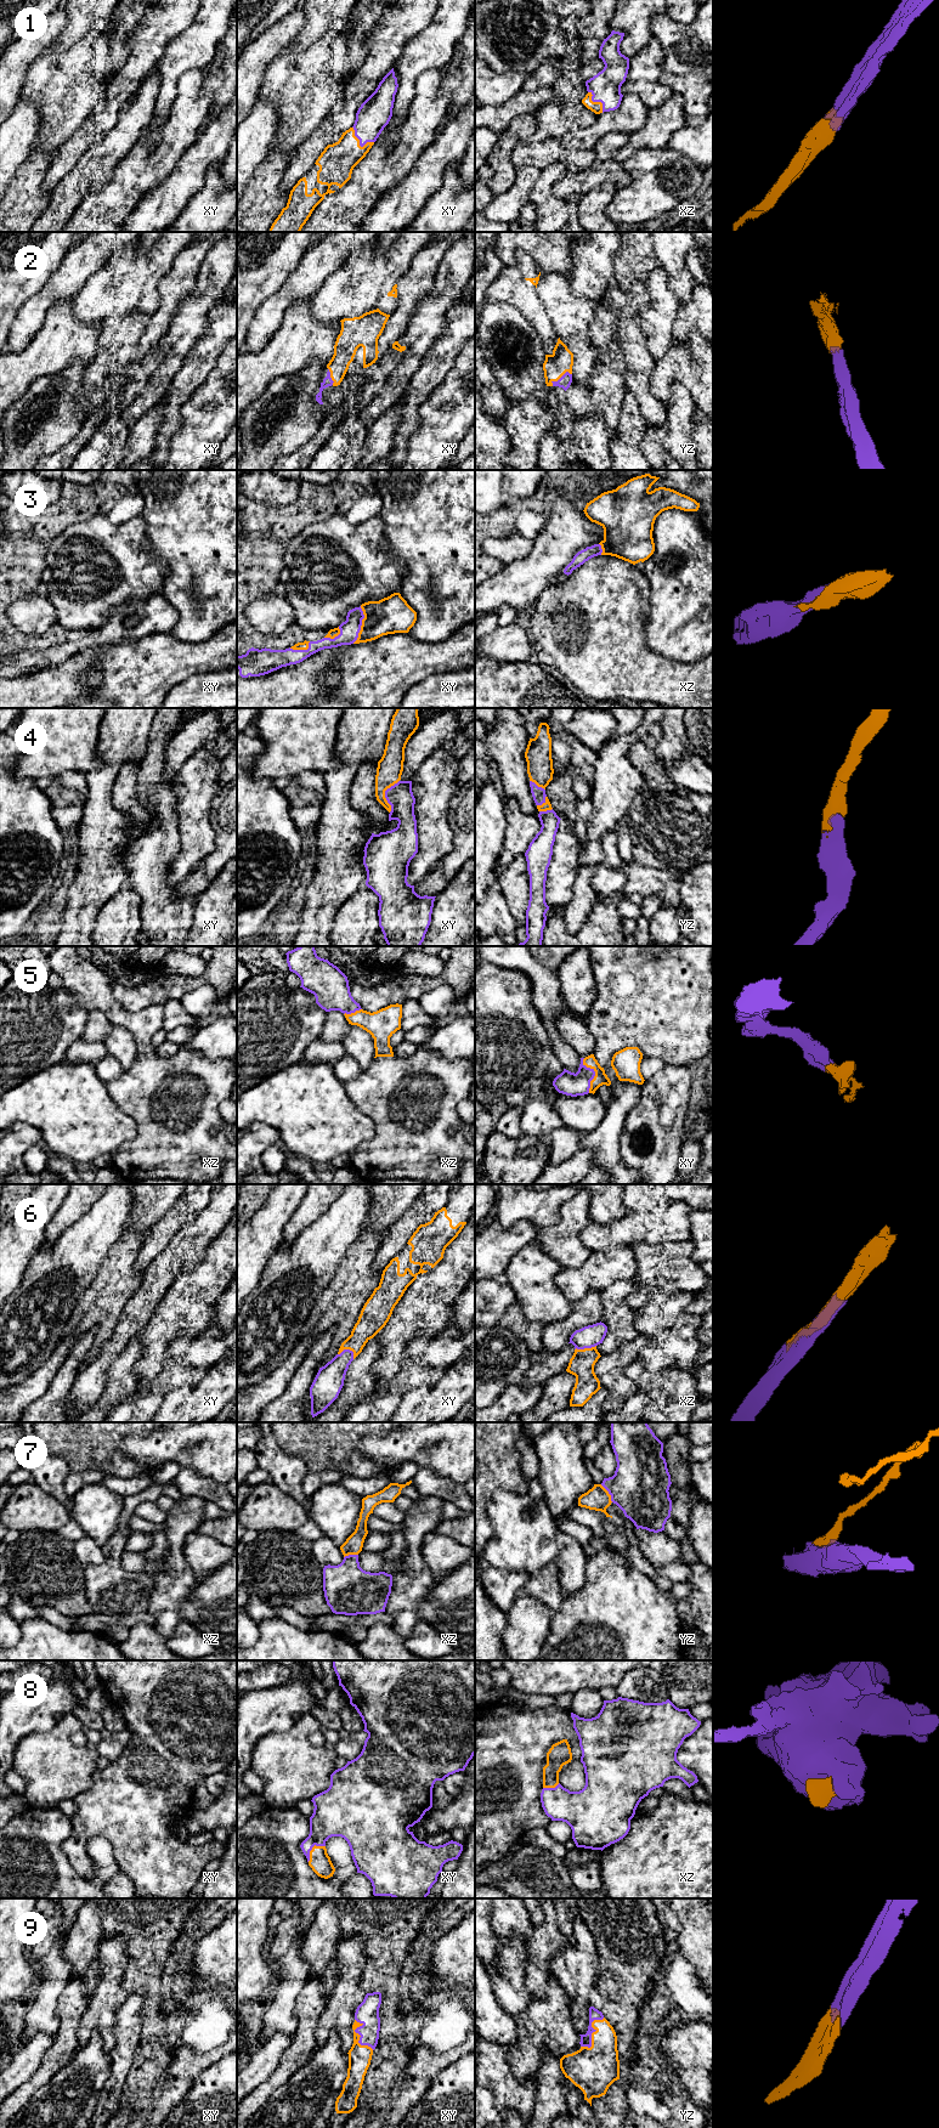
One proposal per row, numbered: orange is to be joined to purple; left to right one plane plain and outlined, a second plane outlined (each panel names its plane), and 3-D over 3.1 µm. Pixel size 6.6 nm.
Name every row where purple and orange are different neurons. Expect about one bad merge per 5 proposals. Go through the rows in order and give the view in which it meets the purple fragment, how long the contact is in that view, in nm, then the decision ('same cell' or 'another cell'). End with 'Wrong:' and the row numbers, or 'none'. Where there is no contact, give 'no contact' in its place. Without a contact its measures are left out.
1: contact in xy; length 180 nm; same cell
2: contact in yz; length 160 nm; same cell
3: contact in xy; length 260 nm; same cell
4: contact in xy; length 220 nm; same cell
5: contact in xy; length 240 nm; same cell
6: contact in xy; length 120 nm; same cell
7: contact in yz; length 150 nm; same cell
8: contact in xy; length 160 nm; same cell
9: contact in yz; length 260 nm; same cell
Wrong: none

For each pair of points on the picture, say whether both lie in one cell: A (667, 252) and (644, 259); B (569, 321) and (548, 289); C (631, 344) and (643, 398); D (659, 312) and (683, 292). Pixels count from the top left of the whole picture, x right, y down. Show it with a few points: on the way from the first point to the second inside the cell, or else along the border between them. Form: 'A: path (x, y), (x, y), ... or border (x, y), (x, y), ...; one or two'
A: border (652, 244), (654, 253), (661, 265); two
B: path (569, 313), (555, 300), (555, 296); one
C: path (637, 357), (639, 385); one
D: border (665, 271), (668, 278), (668, 287), (680, 301); two

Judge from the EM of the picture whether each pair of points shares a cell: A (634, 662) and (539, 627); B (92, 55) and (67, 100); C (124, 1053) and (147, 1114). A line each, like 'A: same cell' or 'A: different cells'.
A: same cell
B: same cell
C: different cells

